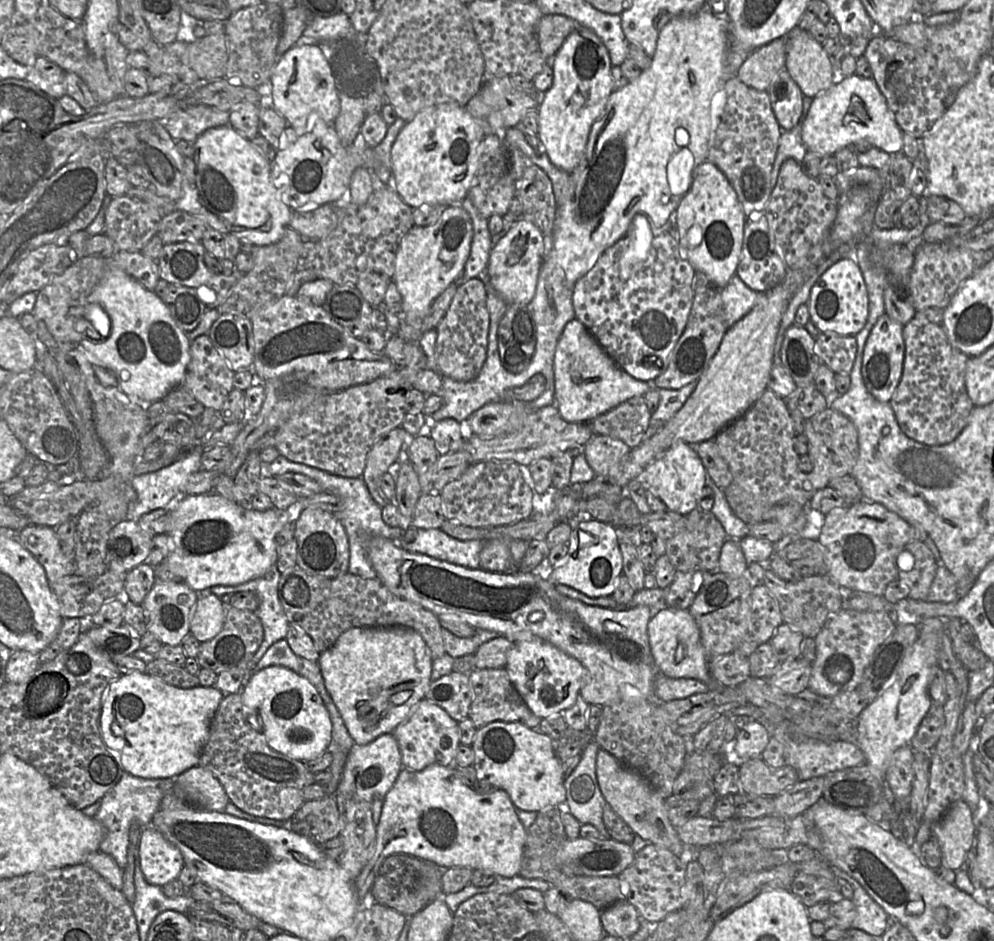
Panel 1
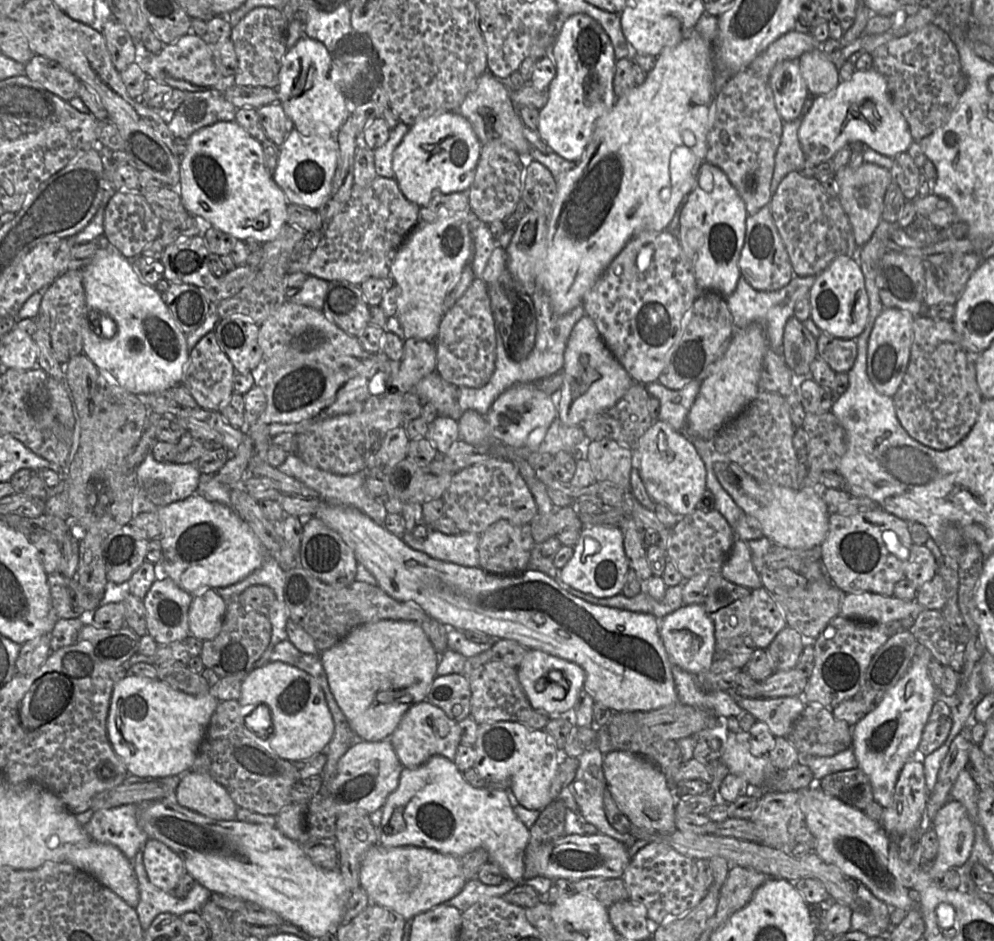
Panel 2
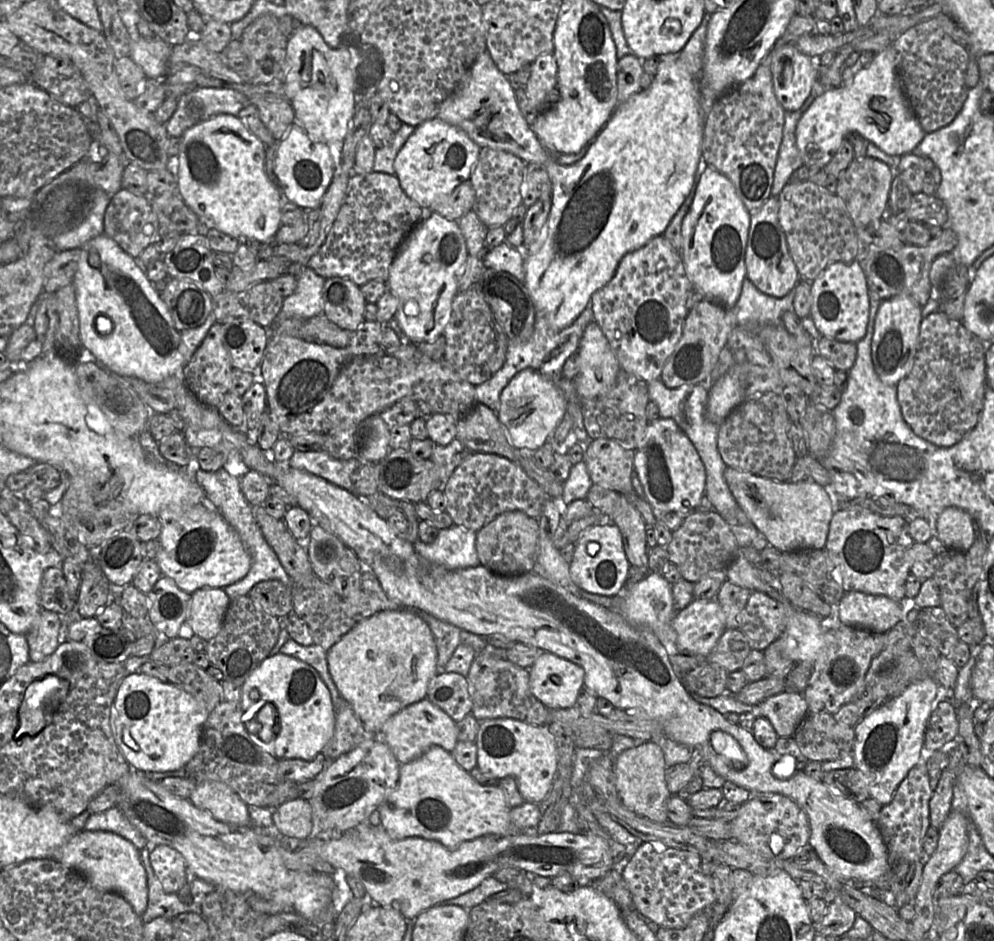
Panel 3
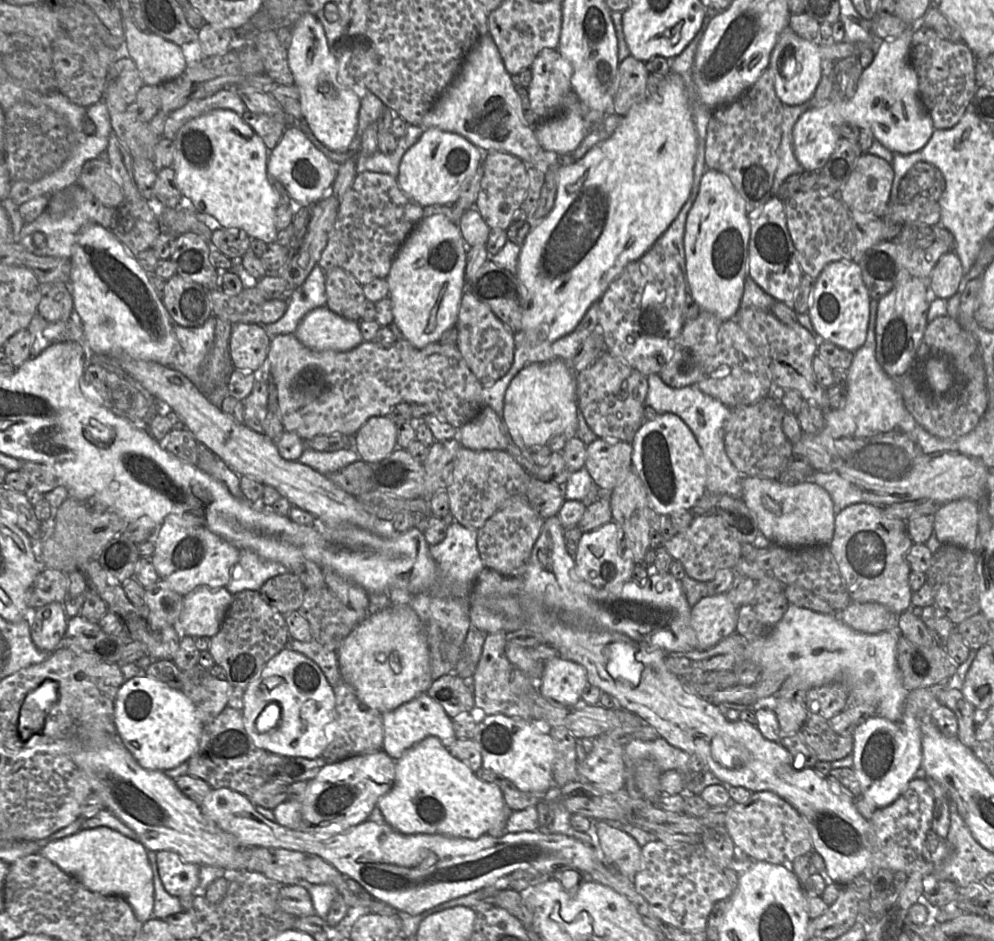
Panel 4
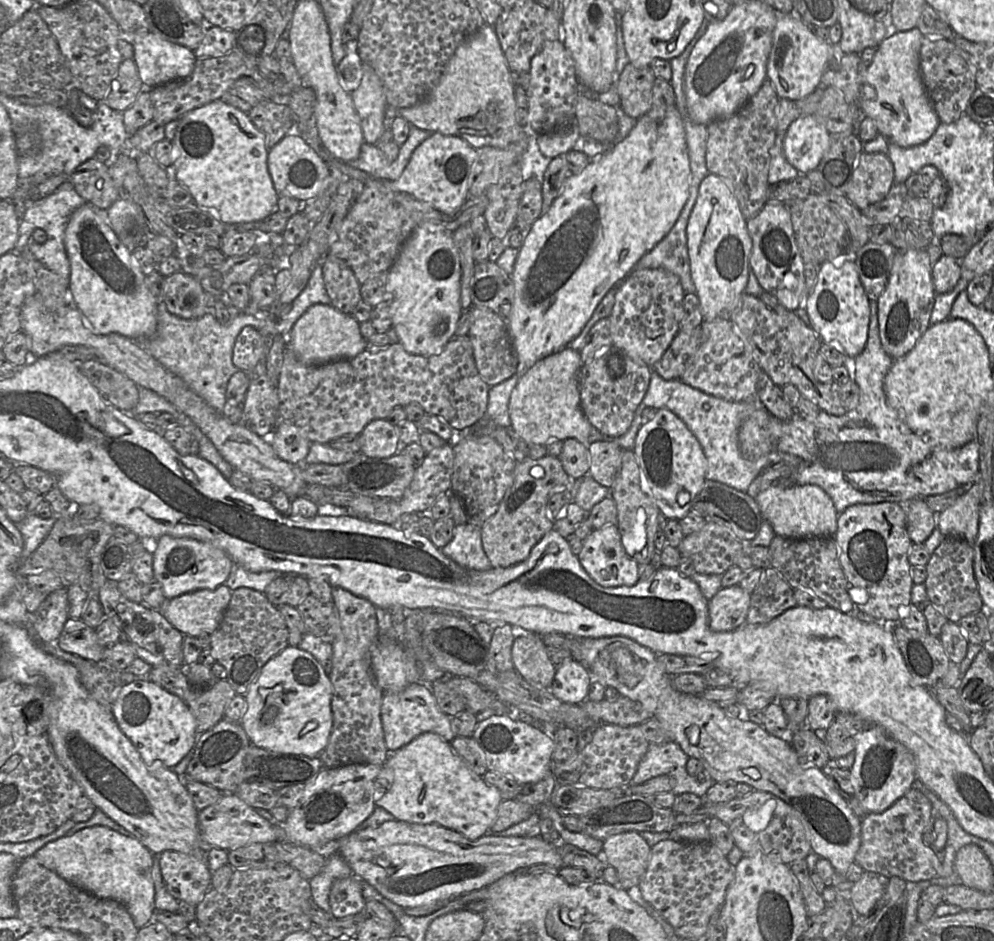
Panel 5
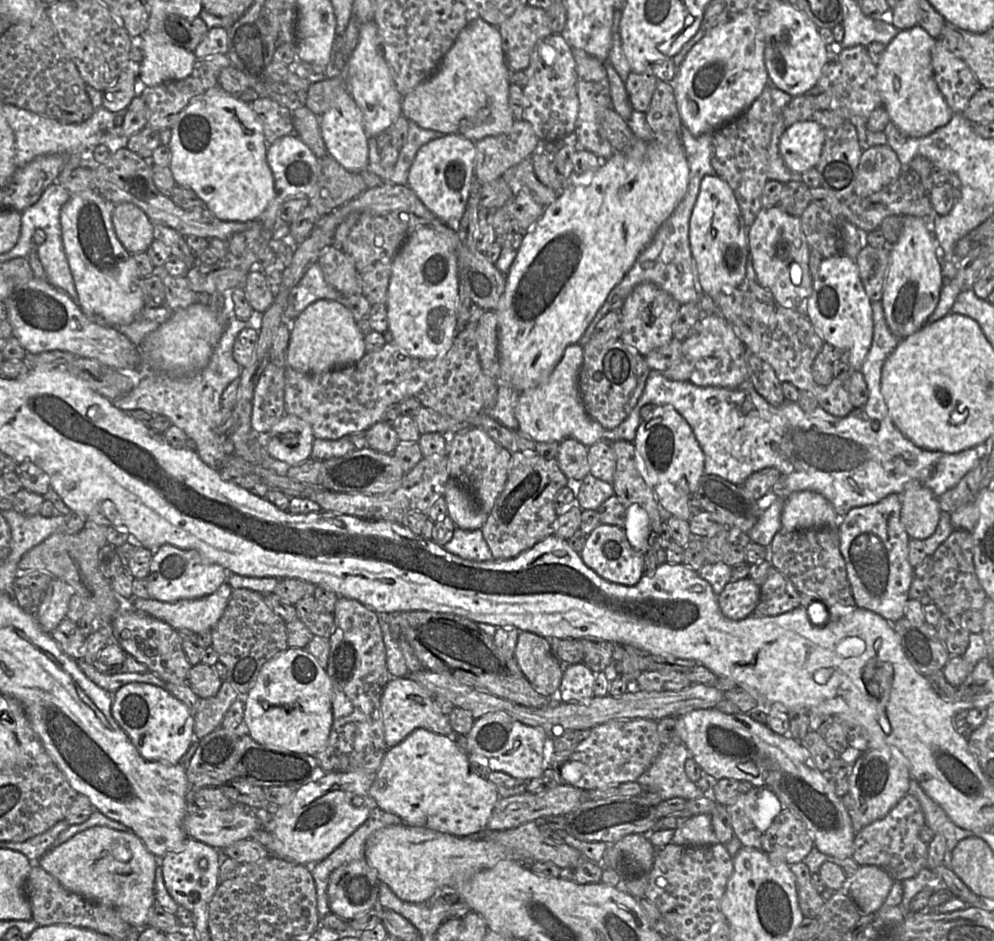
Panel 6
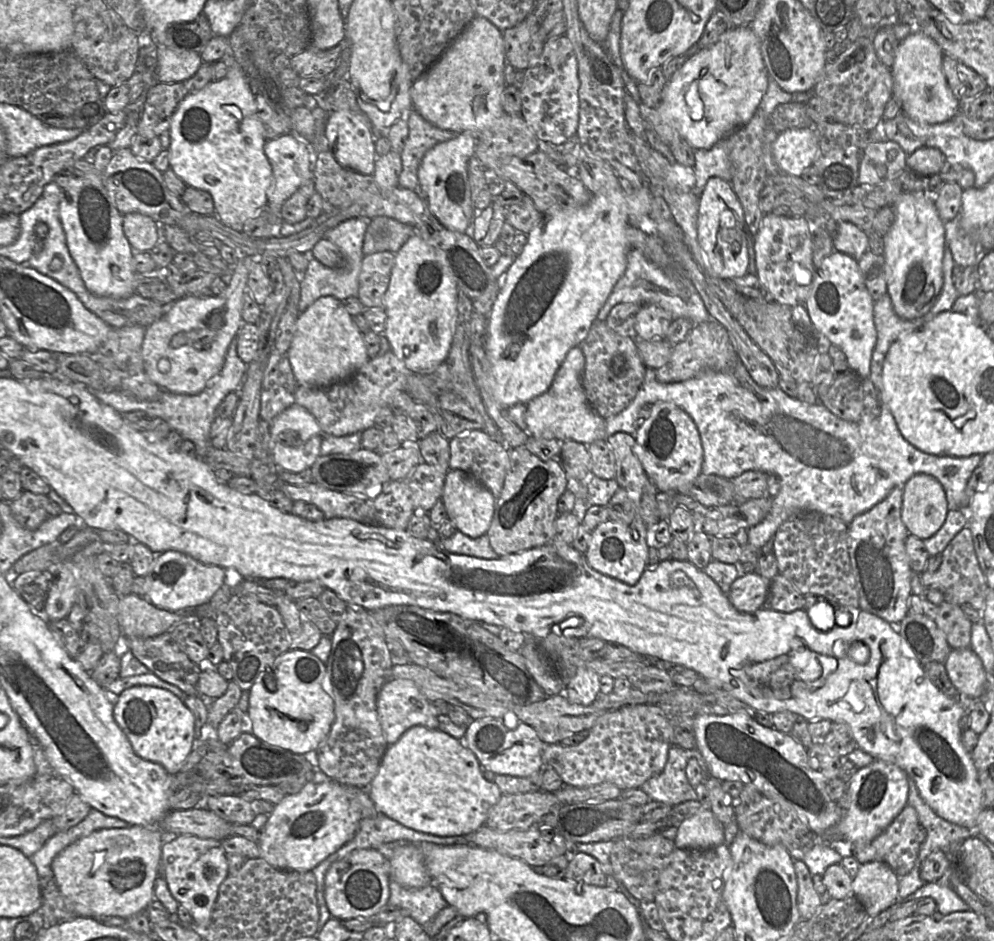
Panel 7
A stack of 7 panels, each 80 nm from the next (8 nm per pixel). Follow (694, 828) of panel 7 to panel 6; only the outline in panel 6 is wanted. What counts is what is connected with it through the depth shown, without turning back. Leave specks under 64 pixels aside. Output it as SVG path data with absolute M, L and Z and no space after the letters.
M698 814L690 817L675 829L671 842L685 846L704 846L718 843L712 827L711 815Z

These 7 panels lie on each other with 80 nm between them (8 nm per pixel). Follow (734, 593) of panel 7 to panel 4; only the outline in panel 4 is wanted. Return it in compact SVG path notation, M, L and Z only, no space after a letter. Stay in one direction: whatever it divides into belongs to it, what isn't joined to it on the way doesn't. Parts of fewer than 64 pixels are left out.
M726 593L706 596L691 608L690 624L695 631L698 650L707 650L736 632L736 607Z

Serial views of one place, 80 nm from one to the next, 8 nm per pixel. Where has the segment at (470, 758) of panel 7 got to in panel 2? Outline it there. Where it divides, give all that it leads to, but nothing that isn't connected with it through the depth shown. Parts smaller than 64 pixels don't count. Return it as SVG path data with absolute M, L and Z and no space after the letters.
M434 755L417 768L404 767L397 788L388 796L382 809L382 819L377 829L377 843L382 847L415 846L457 857L482 848L488 853L489 862L498 865L509 879L514 882L524 879L524 854L530 833L515 814L506 792L474 788L467 783L454 762L444 756Z

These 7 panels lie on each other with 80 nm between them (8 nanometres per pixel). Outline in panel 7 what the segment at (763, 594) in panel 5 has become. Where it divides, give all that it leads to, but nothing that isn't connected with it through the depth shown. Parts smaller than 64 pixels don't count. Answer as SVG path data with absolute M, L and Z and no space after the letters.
M778 573L770 580L768 595L763 608L790 613L804 609L804 607L804 595L787 578Z

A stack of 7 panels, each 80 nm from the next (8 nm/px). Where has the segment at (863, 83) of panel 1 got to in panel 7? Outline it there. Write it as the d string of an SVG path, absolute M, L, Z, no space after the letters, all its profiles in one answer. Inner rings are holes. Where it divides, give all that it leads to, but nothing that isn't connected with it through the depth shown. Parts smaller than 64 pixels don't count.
M917 30L900 41L891 66L892 96L901 102L902 112L921 124L937 124L951 120L960 111L960 104L948 86L942 69L944 54L939 45ZM815 126L792 128L779 133L772 155L780 172L801 177L813 165L818 151Z

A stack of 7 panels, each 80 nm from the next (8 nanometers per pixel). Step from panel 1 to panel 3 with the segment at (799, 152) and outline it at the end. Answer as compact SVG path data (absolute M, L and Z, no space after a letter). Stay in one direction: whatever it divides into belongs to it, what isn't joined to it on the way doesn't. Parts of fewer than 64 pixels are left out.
M812 90L811 95L800 109L785 111L783 137L774 171L772 196L779 196L784 186L790 182L794 171L804 165L796 143L796 127L802 115L809 109L816 97L817 93L813 93Z

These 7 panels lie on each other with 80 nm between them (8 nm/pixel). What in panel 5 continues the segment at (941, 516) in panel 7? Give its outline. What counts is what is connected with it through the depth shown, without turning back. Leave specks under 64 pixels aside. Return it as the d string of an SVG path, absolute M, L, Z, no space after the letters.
M913 498L904 505L906 528L911 541L924 543L937 525L937 515L927 506L923 498Z

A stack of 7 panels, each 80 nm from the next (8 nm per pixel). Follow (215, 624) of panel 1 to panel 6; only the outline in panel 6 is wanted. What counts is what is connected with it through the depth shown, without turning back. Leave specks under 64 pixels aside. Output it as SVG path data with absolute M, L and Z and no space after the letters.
M224 582L214 593L198 599L161 602L134 598L132 603L137 611L162 620L177 631L198 634L215 626L228 605L231 592L231 587Z

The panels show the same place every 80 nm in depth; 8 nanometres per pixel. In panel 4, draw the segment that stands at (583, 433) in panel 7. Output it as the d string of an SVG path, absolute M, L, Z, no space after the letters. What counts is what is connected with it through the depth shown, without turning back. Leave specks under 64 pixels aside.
M563 360L533 363L522 370L510 382L504 397L503 423L511 439L518 445L531 449L547 445L556 435L573 438L578 427L577 373Z

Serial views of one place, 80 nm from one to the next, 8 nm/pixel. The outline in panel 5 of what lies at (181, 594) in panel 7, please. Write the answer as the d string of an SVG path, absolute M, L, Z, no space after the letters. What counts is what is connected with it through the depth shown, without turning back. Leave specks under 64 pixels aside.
M163 535L154 540L152 569L154 581L161 586L166 599L196 590L214 590L224 584L233 567L232 559L221 549L192 538Z

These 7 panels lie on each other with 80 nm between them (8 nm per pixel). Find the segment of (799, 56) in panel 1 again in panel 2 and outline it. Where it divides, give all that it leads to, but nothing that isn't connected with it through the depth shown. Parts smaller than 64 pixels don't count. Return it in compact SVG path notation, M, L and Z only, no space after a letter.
M821 48L803 53L797 62L812 96L828 94L841 82L839 68L826 57Z

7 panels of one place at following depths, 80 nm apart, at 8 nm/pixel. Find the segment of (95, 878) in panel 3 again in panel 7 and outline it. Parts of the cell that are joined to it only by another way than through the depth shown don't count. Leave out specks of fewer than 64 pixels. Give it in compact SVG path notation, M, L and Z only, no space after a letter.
M130 825L94 831L63 849L52 861L53 878L65 900L67 910L80 917L128 917L146 911L154 899L154 884L160 871L163 832L160 829Z

